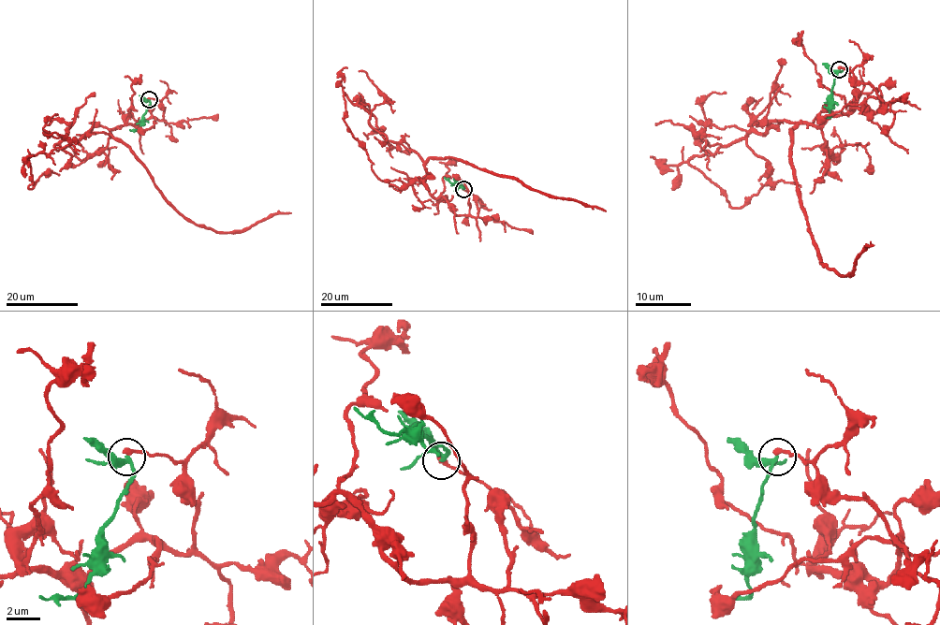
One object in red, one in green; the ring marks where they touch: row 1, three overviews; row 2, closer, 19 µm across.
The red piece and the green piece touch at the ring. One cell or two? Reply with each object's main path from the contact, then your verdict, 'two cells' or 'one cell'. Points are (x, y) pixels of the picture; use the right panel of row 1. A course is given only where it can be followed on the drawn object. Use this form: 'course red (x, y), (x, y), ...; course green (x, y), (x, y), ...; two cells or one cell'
course red (840, 68), (883, 102), (818, 125), (799, 123), (790, 167), (824, 264), (845, 275), (873, 244); course green (840, 69), (831, 88), (829, 116), (821, 116); two cells

